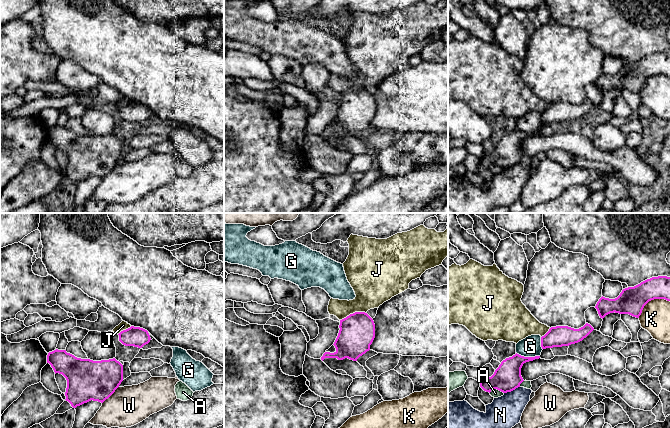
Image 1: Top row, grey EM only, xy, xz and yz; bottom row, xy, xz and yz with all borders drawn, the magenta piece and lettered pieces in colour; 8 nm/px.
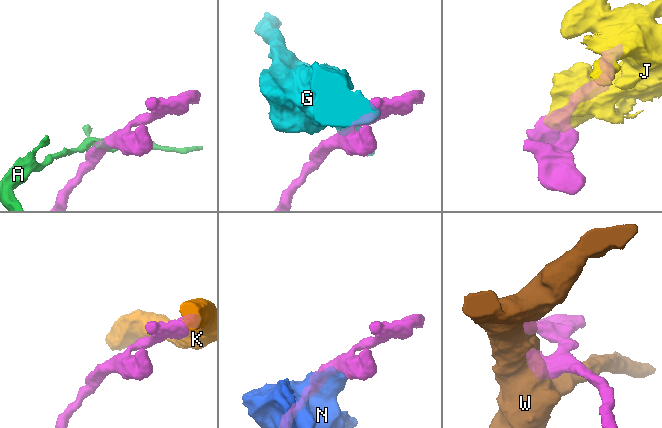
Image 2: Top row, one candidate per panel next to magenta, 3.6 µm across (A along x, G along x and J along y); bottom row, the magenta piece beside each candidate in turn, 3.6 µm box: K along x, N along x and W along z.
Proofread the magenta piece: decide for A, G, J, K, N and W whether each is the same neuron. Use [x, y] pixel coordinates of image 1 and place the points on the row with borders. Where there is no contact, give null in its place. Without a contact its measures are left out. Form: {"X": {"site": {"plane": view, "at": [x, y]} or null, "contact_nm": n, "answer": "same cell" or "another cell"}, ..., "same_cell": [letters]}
{"A": {"site": {"plane": "yz", "at": [496, 388]}, "contact_nm": 120, "answer": "another cell"}, "G": {"site": {"plane": "yz", "at": [528, 357]}, "contact_nm": 190, "answer": "another cell"}, "J": {"site": {"plane": "xz", "at": [353, 313]}, "contact_nm": 220, "answer": "another cell"}, "K": {"site": {"plane": "yz", "at": [651, 299]}, "contact_nm": 300, "answer": "another cell"}, "N": {"site": {"plane": "yz", "at": [511, 390]}, "contact_nm": 140, "answer": "another cell"}, "W": {"site": {"plane": "xy", "at": [110, 395]}, "contact_nm": 190, "answer": "another cell"}, "same_cell": []}

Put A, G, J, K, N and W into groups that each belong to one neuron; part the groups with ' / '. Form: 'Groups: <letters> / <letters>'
Groups: A / G / J / K / N / W

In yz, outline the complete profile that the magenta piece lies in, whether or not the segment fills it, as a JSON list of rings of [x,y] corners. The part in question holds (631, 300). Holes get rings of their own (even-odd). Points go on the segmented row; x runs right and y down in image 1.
[[[652,277],[634,287],[623,289],[615,299],[602,296],[595,308],[602,319],[614,312],[639,318],[644,306],[654,299],[670,301],[670,277]]]

